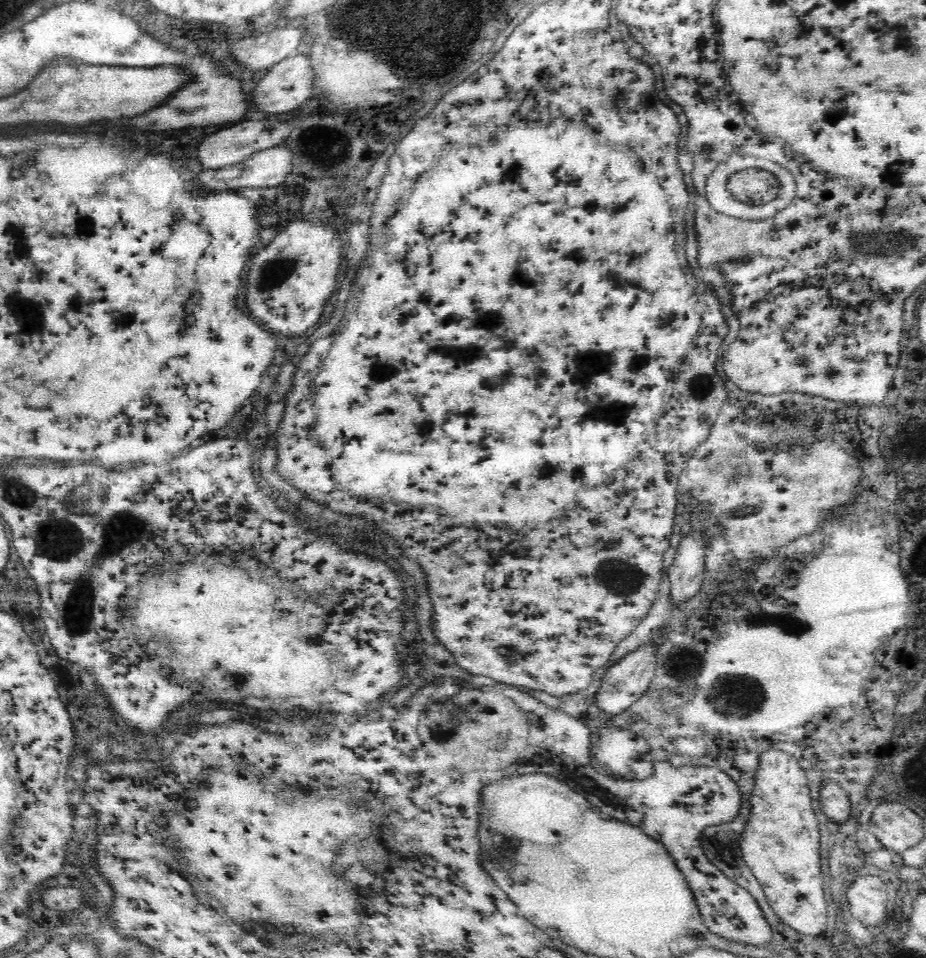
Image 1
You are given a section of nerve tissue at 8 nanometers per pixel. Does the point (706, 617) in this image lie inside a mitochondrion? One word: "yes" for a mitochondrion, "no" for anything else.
no

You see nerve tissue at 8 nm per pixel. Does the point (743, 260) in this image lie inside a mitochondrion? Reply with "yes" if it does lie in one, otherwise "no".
no

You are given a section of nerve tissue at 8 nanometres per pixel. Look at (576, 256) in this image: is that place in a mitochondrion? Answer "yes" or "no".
no

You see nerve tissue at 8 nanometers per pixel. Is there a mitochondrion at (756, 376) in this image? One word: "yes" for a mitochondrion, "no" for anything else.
no

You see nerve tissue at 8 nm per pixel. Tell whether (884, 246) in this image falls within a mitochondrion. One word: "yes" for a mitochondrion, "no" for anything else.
yes

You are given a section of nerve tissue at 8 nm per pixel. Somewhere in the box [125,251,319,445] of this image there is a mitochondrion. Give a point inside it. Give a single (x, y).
(270, 275)

